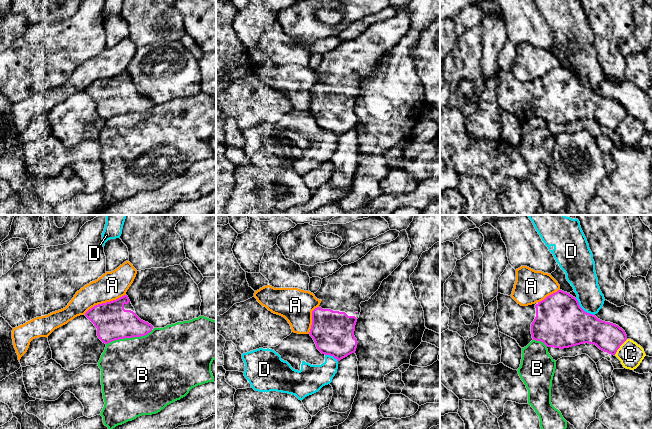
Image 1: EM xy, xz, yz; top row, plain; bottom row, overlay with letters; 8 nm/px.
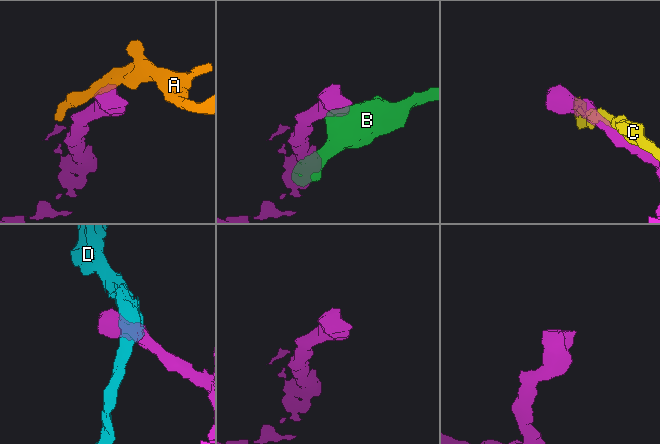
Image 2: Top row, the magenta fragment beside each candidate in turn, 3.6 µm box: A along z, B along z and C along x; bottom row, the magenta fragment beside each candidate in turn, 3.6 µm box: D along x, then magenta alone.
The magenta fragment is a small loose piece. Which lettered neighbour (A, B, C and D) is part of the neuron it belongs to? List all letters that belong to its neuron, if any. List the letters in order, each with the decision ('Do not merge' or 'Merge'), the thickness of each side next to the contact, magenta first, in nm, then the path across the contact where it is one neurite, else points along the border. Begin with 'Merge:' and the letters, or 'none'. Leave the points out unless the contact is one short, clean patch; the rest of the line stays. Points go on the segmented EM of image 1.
Merge: none
A: Do not merge. Thickness 280 nm (magenta) against 220 nm. Boundary: xy (125, 294), (115, 299), (95, 304), (84, 313)
B: Do not merge. Thickness 280 nm (magenta) against 500 nm. Boundary: xy (152, 330), (144, 335), (119, 338), (106, 344)
C: Do not merge. Thickness 240 nm (magenta) against 200 nm
D: Do not merge. Thickness 400 nm (magenta) against 220 nm

